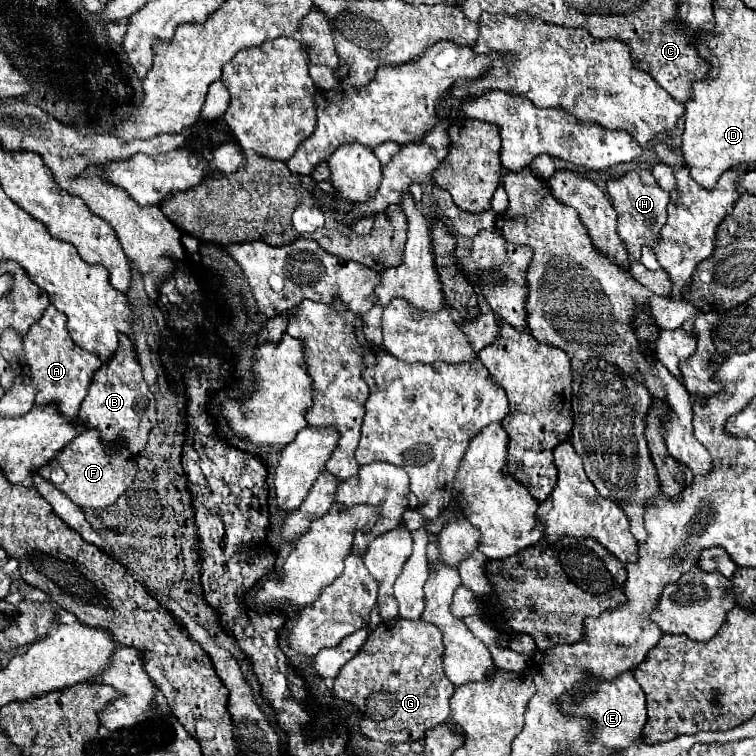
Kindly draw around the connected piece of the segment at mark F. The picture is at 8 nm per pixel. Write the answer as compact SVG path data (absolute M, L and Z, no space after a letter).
M84 430L74 442L70 442L54 460L50 460L46 466L38 468L38 472L60 488L70 500L74 500L80 508L106 508L110 506L120 494L124 494L138 472L138 458L140 456L122 456L122 444L116 442L108 448L100 438L98 430Z

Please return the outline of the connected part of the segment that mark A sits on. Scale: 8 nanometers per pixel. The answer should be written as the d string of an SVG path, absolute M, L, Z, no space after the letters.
M54 304L46 308L44 316L34 322L30 332L24 336L24 356L30 366L30 376L38 388L36 404L56 402L64 416L74 418L88 392L94 372L102 366L102 360L98 354L82 350L74 344L74 340L70 340L70 334L66 332L66 316L62 316Z

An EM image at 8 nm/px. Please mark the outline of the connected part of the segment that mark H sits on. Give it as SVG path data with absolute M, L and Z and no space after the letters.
M634 170L628 172L616 180L606 182L608 198L618 212L618 234L624 240L630 260L640 260L640 248L642 246L654 246L660 236L660 228L666 224L666 204L670 202L670 194L660 190L654 176L650 176L646 170Z

